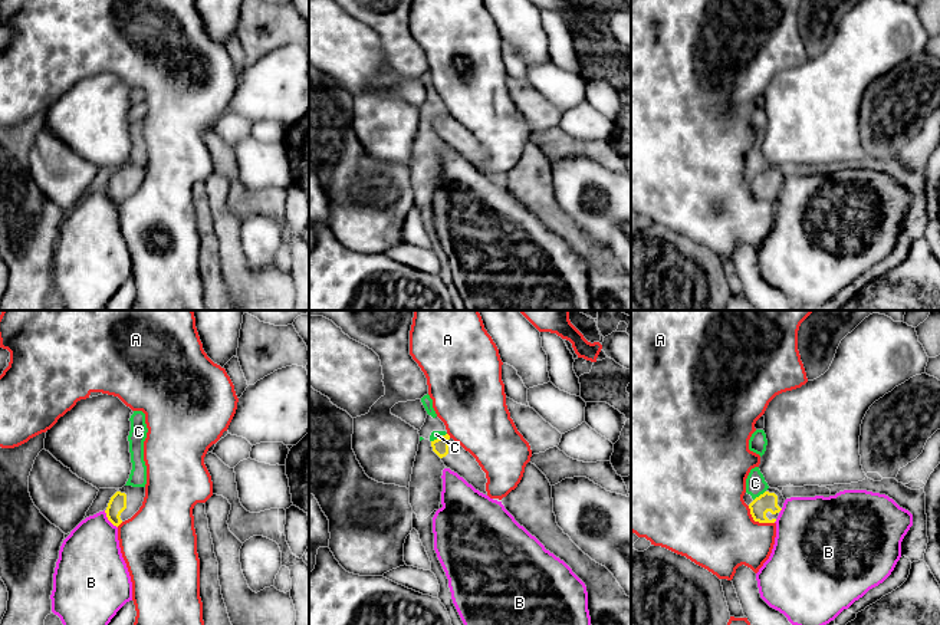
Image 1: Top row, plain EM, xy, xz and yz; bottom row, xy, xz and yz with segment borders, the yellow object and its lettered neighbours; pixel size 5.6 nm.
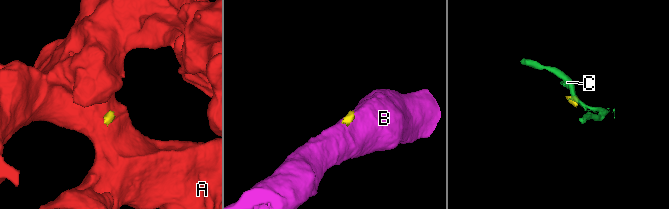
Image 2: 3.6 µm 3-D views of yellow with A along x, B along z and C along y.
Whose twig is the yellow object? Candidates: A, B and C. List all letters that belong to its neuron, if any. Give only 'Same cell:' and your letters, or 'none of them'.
Same cell: none of them

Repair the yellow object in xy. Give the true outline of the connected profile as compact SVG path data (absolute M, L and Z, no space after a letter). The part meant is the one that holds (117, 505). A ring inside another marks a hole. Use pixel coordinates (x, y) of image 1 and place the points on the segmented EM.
M124 486L109 500L105 510L108 520L114 526L131 519L142 506L145 487Z

